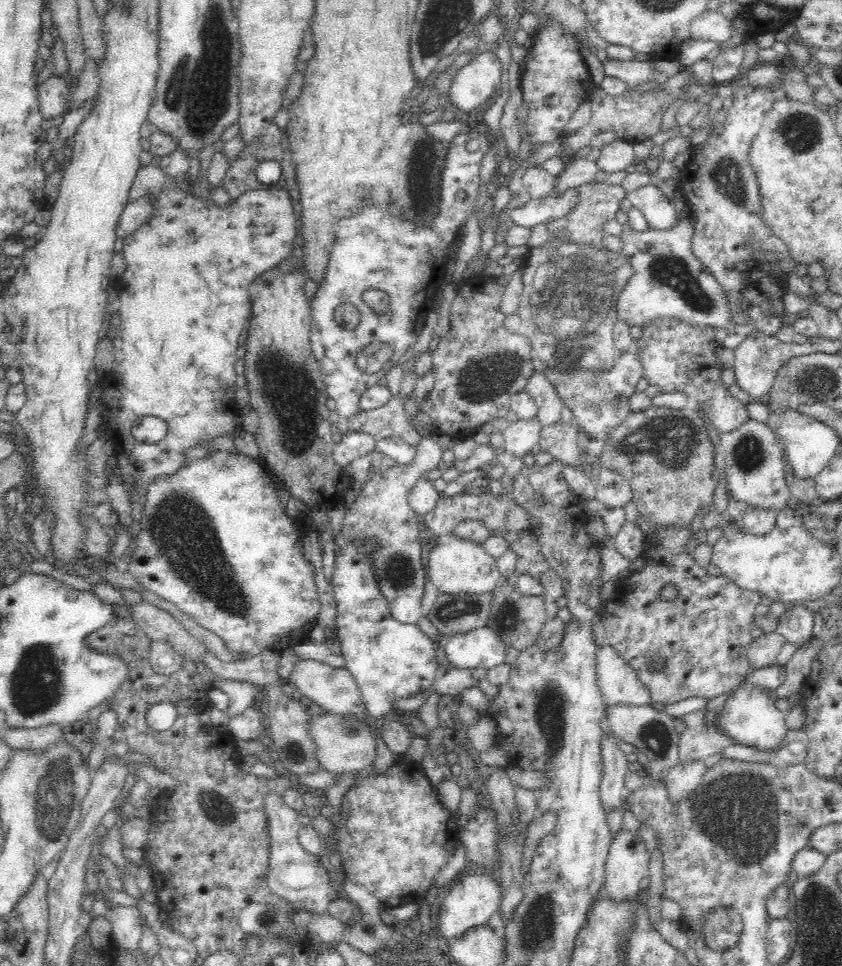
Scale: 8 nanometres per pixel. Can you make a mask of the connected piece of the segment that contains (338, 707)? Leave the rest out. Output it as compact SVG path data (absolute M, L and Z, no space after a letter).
M295 659L294 670L287 679L294 684L297 695L307 697L323 709L336 713L356 713L360 719L369 720L353 676L346 667L338 668L314 659Z

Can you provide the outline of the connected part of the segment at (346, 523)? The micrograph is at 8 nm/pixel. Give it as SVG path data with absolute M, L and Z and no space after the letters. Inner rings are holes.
M426 434L420 438L415 447L412 463L382 469L363 483L360 496L347 509L341 526L341 540L350 537L361 539L366 535L374 535L380 541L380 548L374 552L374 571L379 576L382 593L390 603L390 612L396 620L417 624L422 616L422 595L425 585L424 564L420 558L421 540L418 523L421 518L411 509L407 501L409 489L422 472L438 468L442 460L442 450L434 440L434 434Z

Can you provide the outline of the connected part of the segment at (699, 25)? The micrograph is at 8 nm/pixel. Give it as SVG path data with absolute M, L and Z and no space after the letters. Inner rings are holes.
M708 7L690 25L691 38L718 41L722 44L731 36L730 21L717 8Z

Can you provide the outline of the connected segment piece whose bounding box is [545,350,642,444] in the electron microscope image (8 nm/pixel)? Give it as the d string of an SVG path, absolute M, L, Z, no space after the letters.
M631 350L616 357L614 369L610 373L590 373L588 370L580 369L569 375L552 371L548 365L545 372L546 378L556 387L558 395L572 411L574 416L572 424L591 434L598 444L603 443L608 432L612 432L612 428L622 424L631 413L628 401L630 395L636 391L637 382L642 379L642 367L638 363L636 352Z

